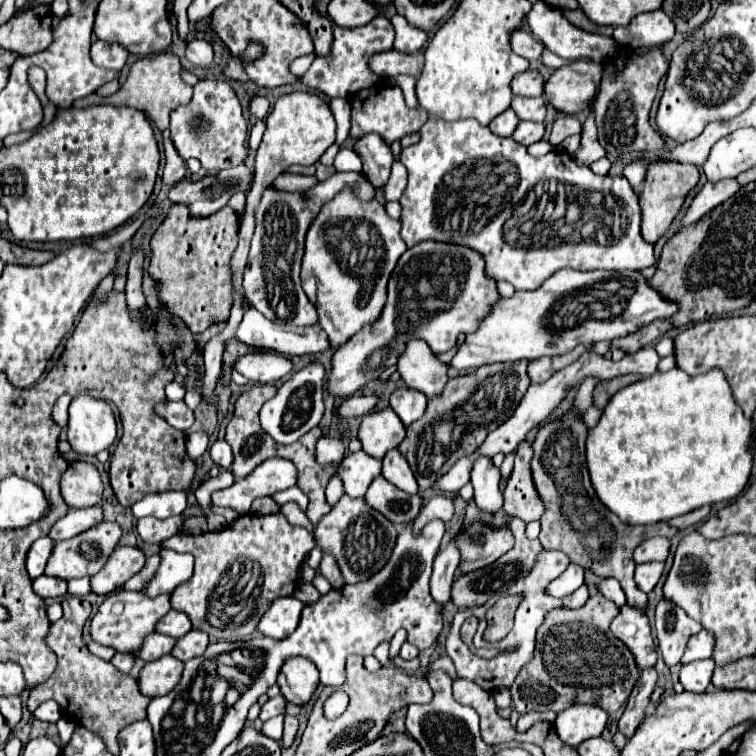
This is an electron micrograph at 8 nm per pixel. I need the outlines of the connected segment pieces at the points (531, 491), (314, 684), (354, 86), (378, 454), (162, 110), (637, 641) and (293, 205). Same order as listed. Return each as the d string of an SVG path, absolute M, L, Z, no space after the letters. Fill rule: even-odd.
M524 438L516 448L514 470L512 470L512 476L504 490L506 514L522 518L524 522L538 520L544 512L544 504L530 478L530 460L532 460L532 446Z
M288 658L286 664L280 670L278 686L282 690L282 696L292 704L306 704L314 690L318 688L318 670L316 666L306 658Z
M380 14L372 22L368 22L366 26L352 28L352 30L344 30L340 26L334 26L332 32L334 32L334 40L332 40L330 54L318 56L316 62L312 62L310 70L300 78L300 82L312 90L318 90L318 92L330 96L330 98L334 98L334 96L348 98L362 88L370 88L370 86L378 84L380 78L376 74L372 74L368 60L378 52L392 50L394 30L392 30L390 20Z
M390 406L366 414L358 430L358 438L364 450L380 460L388 450L396 448L404 440L404 436L406 436L406 428Z
M170 50L164 54L152 54L152 58L138 58L132 64L128 80L122 84L122 88L108 98L100 98L98 94L84 96L72 104L72 108L84 108L92 104L110 104L110 106L130 106L136 110L142 110L146 116L154 120L154 124L164 132L168 128L168 116L174 108L180 104L186 104L192 98L192 86L184 84L180 80L180 60Z
M622 606L620 616L612 622L612 632L620 638L636 656L638 668L652 668L656 664L656 650L650 634L648 616L644 610L636 610L634 606Z
M338 172L326 182L318 182L306 192L280 192L276 188L266 188L258 208L254 210L254 236L250 244L248 266L244 272L244 290L248 302L260 310L270 320L286 320L294 326L310 326L318 322L314 304L302 290L300 284L300 262L304 254L304 240L308 226L314 222L320 208L330 202L340 190L352 188L352 192L368 202L374 198L376 188L364 180L362 172Z

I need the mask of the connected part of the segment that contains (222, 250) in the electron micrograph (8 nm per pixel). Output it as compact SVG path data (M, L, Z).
M174 204L150 242L148 272L162 284L160 298L192 334L212 326L212 318L226 322L232 306L230 256L238 246L238 214L224 206L208 218L192 218L188 206Z

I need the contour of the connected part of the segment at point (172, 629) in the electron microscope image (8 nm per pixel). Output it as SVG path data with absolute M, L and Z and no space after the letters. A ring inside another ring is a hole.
M170 610L164 618L162 618L162 632L166 634L172 634L172 638L182 638L186 632L192 630L192 624L188 620L188 616L184 612L178 612L178 610ZM166 622L170 622L168 630L164 628Z

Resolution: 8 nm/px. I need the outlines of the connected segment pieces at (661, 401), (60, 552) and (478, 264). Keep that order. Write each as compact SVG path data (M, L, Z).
M674 368L670 372L656 372L650 378L644 378L636 384L630 384L622 390L618 390L608 406L602 412L602 418L598 420L598 424L594 428L588 430L588 440L586 440L586 462L588 462L588 470L590 470L590 480L592 486L600 498L600 502L612 510L622 522L626 524L656 524L656 522L666 522L670 518L682 516L686 512L692 512L704 504L716 504L716 502L730 502L734 500L746 486L748 478L750 478L750 470L752 470L752 454L748 452L748 446L752 442L752 420L746 420L744 414L740 412L740 406L736 406L730 386L724 378L724 374L720 370L710 370L706 374L700 376L688 376L682 370Z
M100 522L92 526L90 530L54 544L54 550L50 554L50 560L46 564L46 574L56 576L62 580L72 580L72 578L82 578L82 576L94 576L110 558L112 550L116 548L118 540L122 536L122 528L116 522Z
M420 242L408 248L390 276L384 314L372 328L364 328L344 346L336 348L324 388L338 400L354 396L360 386L366 386L386 368L394 366L412 338L424 338L436 354L448 352L456 344L458 334L478 328L480 318L498 298L496 282L486 278L484 258L474 250L442 242Z

